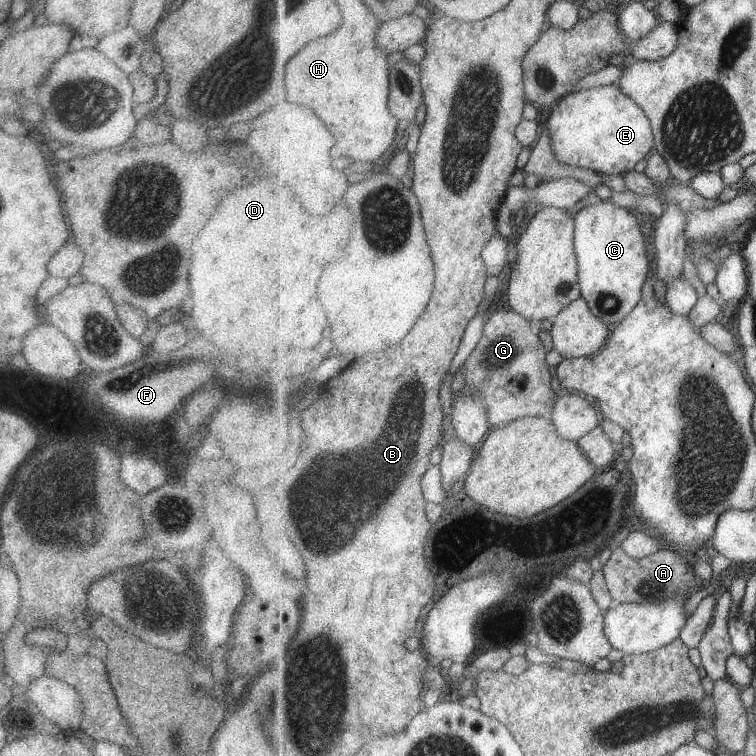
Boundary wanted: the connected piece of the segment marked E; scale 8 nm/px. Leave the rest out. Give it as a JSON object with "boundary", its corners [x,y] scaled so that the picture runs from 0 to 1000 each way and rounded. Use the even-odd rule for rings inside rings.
{"boundary":[[[816,110],[758,119],[730,144],[721,161],[734,209],[742,217],[776,222],[790,230],[827,233],[845,212],[866,198],[865,171],[854,148]]]}

